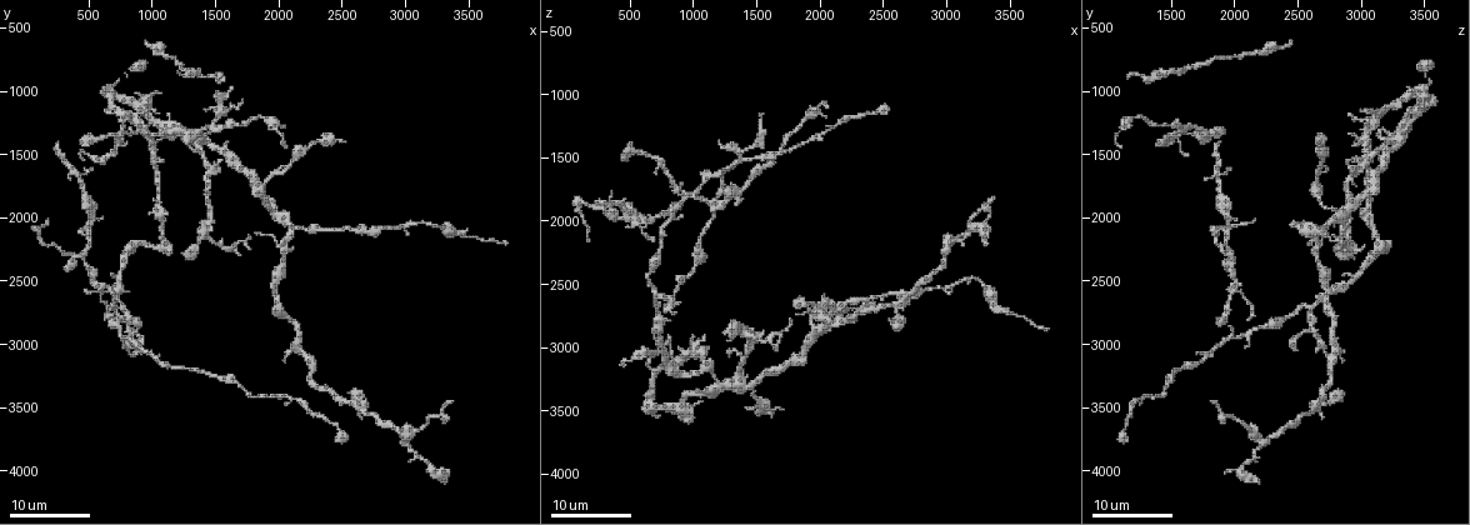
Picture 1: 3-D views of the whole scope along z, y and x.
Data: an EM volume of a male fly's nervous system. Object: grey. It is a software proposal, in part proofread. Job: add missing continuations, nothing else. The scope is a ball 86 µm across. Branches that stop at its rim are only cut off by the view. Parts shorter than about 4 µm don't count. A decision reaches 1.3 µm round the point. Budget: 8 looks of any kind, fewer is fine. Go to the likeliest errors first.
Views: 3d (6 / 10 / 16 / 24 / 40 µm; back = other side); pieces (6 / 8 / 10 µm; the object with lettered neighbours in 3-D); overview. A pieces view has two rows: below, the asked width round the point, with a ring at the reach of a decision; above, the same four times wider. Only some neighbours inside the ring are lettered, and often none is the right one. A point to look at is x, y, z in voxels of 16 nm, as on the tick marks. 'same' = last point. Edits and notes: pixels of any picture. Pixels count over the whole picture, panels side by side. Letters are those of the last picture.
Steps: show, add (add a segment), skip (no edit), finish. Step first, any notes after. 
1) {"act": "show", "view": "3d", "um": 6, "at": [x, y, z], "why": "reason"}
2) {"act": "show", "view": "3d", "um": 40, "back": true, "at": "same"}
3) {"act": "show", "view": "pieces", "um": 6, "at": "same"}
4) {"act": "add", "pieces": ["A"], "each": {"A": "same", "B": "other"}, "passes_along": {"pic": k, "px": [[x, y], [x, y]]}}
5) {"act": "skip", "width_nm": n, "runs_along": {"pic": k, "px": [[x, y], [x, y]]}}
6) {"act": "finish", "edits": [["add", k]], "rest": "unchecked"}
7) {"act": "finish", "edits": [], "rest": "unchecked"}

{"act": "show", "view": "3d", "um": 16, "at": [3360, 3440, 1840], "why": "long arm stops here"}

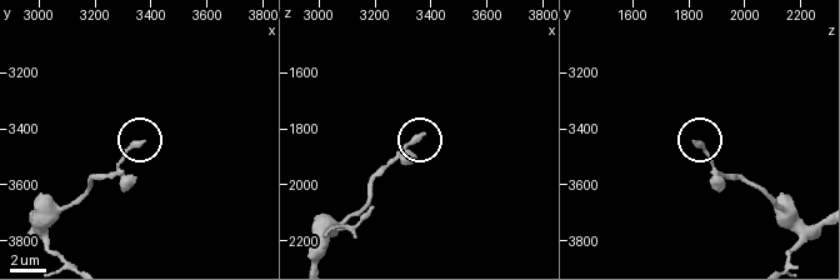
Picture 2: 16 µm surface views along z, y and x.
{"act": "show", "view": "pieces", "um": 6, "at": [3360, 3460, 1830]}

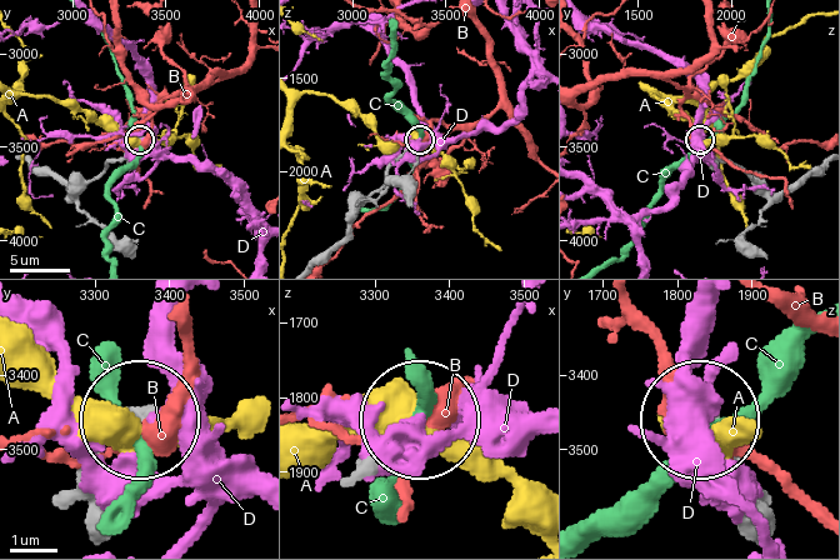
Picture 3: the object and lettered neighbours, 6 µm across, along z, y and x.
{"act": "skip", "each": {"A": "other", "B": "other", "C": "other", "D": "other"}, "runs_along": {"pic": 3, "px": [[78, 483], [136, 423]]}, "found": "none of them fits"}

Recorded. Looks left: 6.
{"act": "show", "view": "3d", "um": 16, "at": [3800, 2220, 2860], "why": "end of a long branch"}

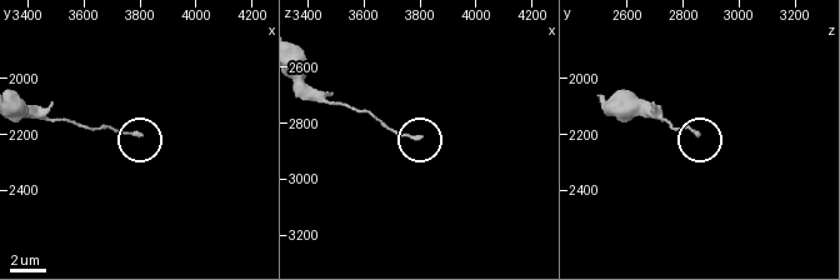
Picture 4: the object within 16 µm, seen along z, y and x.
{"act": "show", "view": "3d", "um": 10, "at": [3790, 2200, 2840]}

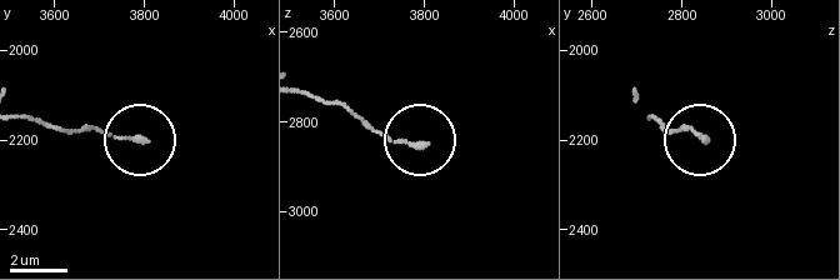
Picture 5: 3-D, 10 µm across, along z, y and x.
{"act": "show", "view": "pieces", "um": 10, "at": [3800, 2195, 2845]}

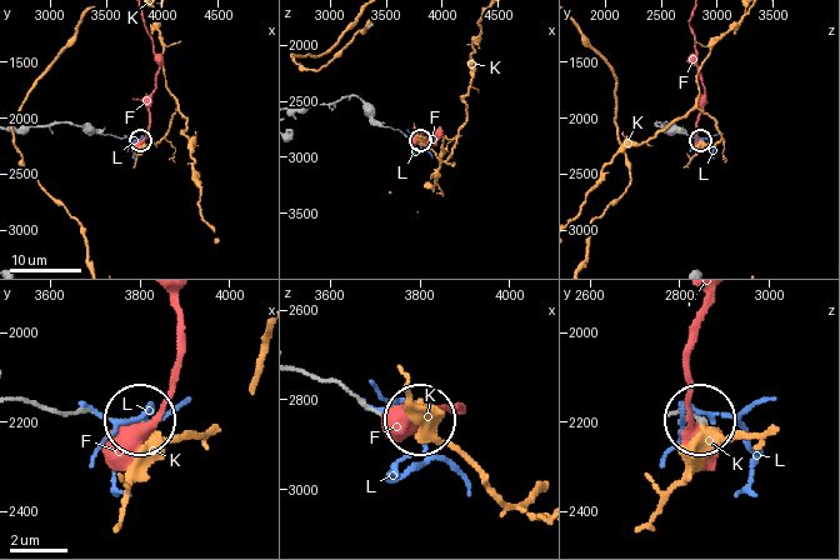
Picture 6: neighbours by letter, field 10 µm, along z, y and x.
{"act": "skip", "each": {"F": "other", "K": "other", "L": "other"}, "runs_along": {"pic": 6, "px": [[23, 400], [134, 421]]}, "found": "no lettered segment goes on from it"}

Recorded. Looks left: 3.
{"act": "show", "view": "3d", "um": 16, "at": [800, 1420, 2960], "why": "an open end"}

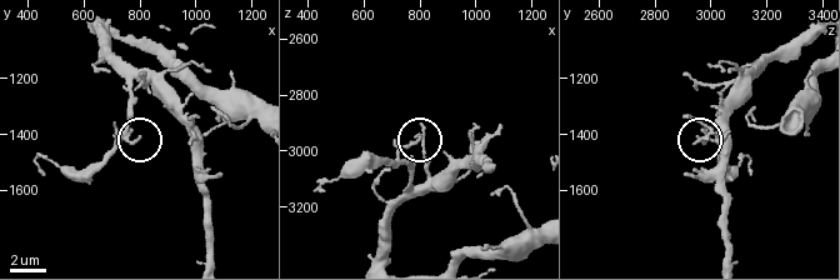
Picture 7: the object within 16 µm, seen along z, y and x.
{"act": "show", "view": "pieces", "um": 10, "at": [800, 1410, 2950]}

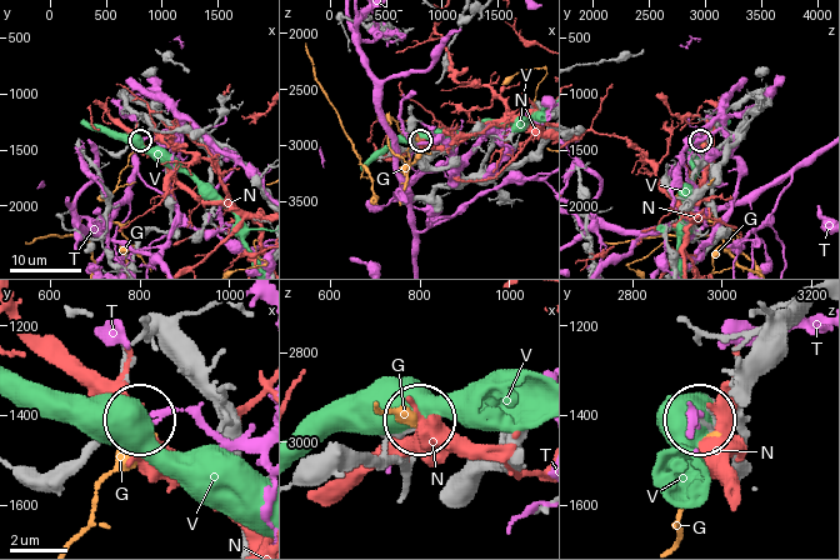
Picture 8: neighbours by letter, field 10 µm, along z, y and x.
{"act": "skip", "each": {"G": "other", "N": "other", "T": "other", "V": "other"}, "found": "none of them fits"}

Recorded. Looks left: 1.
{"act": "finish", "edits": [], "rest": "unchecked"}

